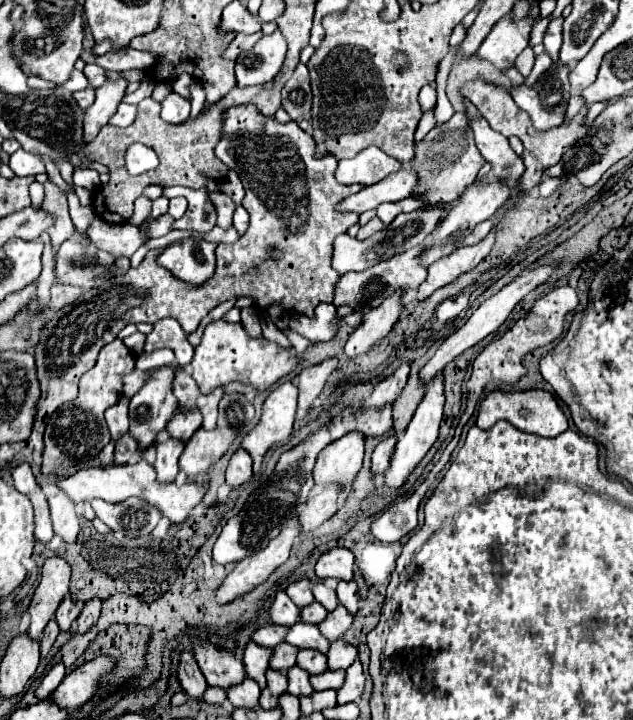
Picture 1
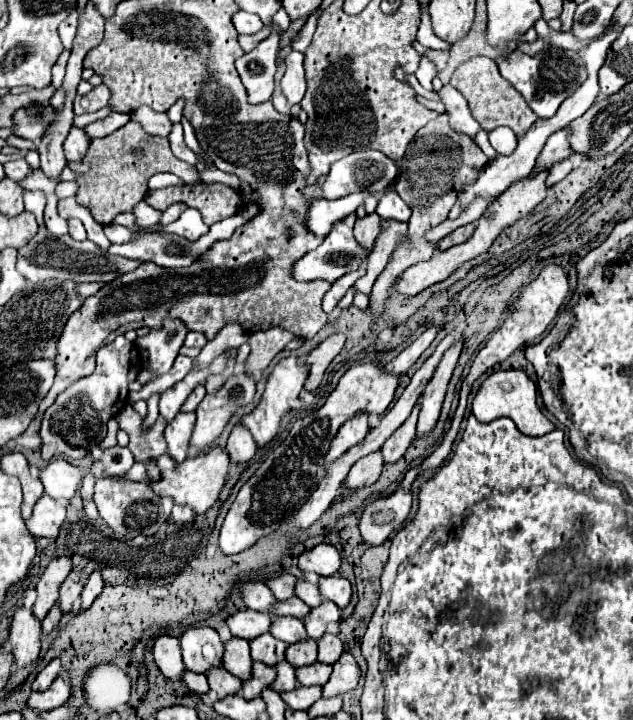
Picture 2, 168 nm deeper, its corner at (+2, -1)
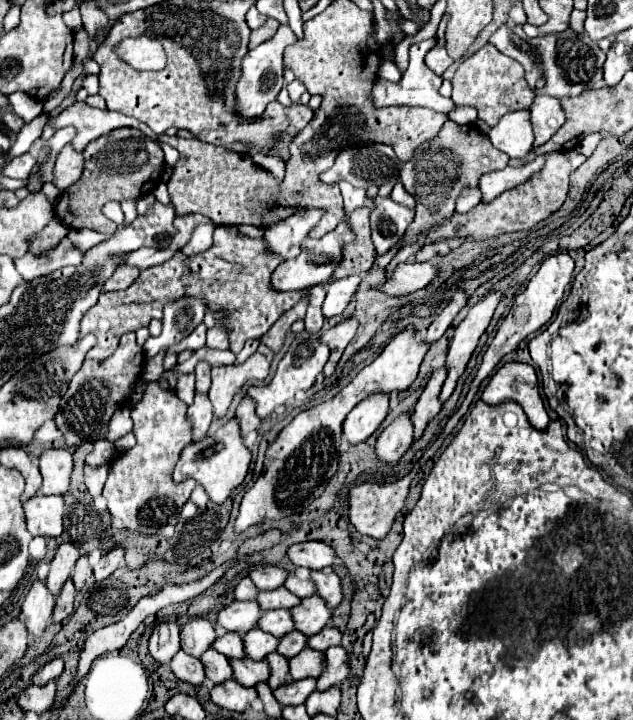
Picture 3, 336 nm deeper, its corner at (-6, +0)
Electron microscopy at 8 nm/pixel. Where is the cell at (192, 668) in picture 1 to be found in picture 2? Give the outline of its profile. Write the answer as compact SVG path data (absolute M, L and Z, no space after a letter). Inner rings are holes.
M160 636L154 642L154 660L166 678L178 680L184 676L186 666L180 654L180 640L172 636Z

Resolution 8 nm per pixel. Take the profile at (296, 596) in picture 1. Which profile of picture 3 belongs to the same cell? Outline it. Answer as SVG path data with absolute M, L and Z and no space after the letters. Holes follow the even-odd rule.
M262 565L252 569L248 577L258 589L278 589L284 585L284 577L288 577L288 571L274 565Z

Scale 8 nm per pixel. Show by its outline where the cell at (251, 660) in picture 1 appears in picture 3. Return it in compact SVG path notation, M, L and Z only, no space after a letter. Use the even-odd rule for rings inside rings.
M226 633L222 637L216 637L212 647L226 657L244 657L244 643L236 633Z

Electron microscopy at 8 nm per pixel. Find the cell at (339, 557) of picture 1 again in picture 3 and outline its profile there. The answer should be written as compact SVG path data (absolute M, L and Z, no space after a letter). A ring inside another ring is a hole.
M304 541L288 547L288 559L296 567L306 567L306 569L326 569L334 561L334 551L332 547L324 545L322 541Z

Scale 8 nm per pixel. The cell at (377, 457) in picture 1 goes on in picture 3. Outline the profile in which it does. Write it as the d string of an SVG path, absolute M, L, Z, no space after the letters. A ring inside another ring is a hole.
M446 367L442 369L436 369L428 381L428 385L424 387L416 407L414 407L414 415L412 415L412 423L414 423L414 439L418 439L424 431L424 427L428 425L428 421L438 415L442 403L440 403L440 389L442 389L442 383L446 379L448 371Z

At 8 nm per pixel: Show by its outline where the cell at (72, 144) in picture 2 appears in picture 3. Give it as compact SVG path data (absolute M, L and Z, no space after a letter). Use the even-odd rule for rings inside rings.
M66 145L56 161L54 161L54 185L60 189L60 191L66 191L70 185L74 185L78 179L80 179L80 173L84 169L84 157L82 153L76 153L72 149L72 145Z

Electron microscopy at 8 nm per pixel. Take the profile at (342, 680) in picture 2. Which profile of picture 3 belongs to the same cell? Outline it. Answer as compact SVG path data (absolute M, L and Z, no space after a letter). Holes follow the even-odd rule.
M328 647L324 651L326 655L326 667L322 671L322 675L316 679L316 689L328 689L332 685L340 685L344 679L348 679L350 675L350 667L348 667L348 653L342 647Z

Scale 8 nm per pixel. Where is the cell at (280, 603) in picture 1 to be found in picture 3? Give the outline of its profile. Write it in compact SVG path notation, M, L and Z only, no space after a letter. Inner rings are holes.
M248 577L240 579L240 583L234 587L234 599L236 601L252 601L256 599L256 585L252 585L252 581Z

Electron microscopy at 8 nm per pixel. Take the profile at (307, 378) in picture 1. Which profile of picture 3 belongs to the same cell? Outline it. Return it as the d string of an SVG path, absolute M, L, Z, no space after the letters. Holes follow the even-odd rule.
M350 317L350 319L344 319L344 321L336 323L326 333L322 333L320 339L330 347L330 359L328 359L326 367L324 367L324 375L326 377L330 377L334 373L334 369L336 369L336 365L338 365L338 361L340 361L346 345L352 341L356 329L358 329L358 319Z

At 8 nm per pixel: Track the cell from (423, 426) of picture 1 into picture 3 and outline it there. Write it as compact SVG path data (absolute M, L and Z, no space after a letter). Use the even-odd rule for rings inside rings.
M488 291L456 327L454 337L450 341L450 353L446 359L448 377L446 377L442 393L440 393L442 401L446 401L452 395L456 381L464 373L464 369L478 345L478 339L486 331L500 299L502 299L502 291Z

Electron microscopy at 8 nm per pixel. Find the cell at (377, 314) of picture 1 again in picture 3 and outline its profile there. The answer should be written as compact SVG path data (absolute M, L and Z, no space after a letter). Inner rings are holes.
M448 119L440 129L440 137L416 149L414 157L408 163L404 163L400 171L402 185L408 189L408 193L414 193L416 197L416 217L410 229L406 231L402 245L412 243L420 235L420 231L424 231L426 235L434 223L440 223L446 217L450 217L462 189L478 187L478 179L484 173L504 169L506 165L508 155L498 151L474 123L458 125Z

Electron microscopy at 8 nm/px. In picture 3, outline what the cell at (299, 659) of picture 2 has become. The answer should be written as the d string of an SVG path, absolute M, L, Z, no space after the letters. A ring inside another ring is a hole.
M290 631L288 635L284 635L284 637L280 637L280 643L278 643L278 653L280 655L284 655L286 659L290 659L290 657L294 657L296 653L300 653L300 649L302 647L306 647L306 639L308 637L304 637L302 633L298 633L298 631Z

